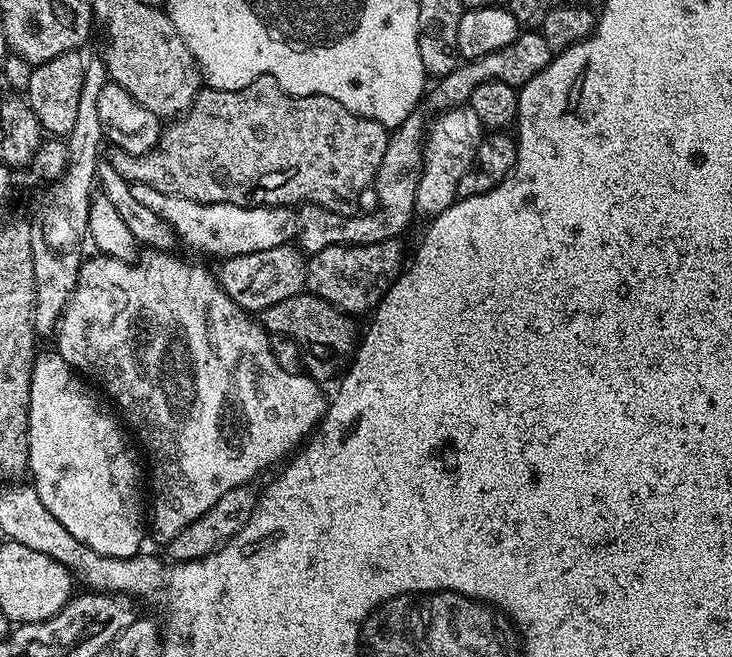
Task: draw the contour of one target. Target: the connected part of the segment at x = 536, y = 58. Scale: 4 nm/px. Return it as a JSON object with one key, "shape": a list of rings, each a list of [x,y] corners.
{"shape":[[[524,30],[510,42],[510,46],[504,46],[502,50],[496,50],[494,54],[486,54],[477,60],[461,63],[450,74],[446,74],[439,81],[440,100],[444,106],[467,105],[470,94],[482,82],[497,80],[506,82],[511,88],[519,89],[521,84],[530,82],[534,74],[538,74],[551,62],[554,53],[550,46],[546,46],[546,38],[536,30]]]}

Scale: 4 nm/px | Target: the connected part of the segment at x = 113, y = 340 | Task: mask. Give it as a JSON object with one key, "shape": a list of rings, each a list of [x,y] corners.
{"shape":[[[101,254],[94,255],[95,257],[93,260],[85,259],[83,263],[81,263],[80,273],[76,279],[76,289],[73,290],[72,297],[68,299],[68,304],[65,305],[63,309],[59,325],[54,333],[54,341],[56,340],[56,344],[54,344],[55,351],[59,352],[62,359],[64,359],[64,361],[66,361],[71,368],[76,369],[77,373],[79,373],[81,377],[87,378],[93,385],[96,383],[101,384],[101,386],[104,387],[105,394],[108,395],[118,407],[120,407],[121,413],[119,412],[119,415],[122,417],[123,423],[130,429],[130,432],[130,427],[132,427],[133,433],[131,432],[131,435],[134,437],[134,440],[134,435],[136,435],[137,440],[135,440],[135,443],[137,445],[140,443],[141,446],[144,447],[145,454],[148,455],[148,464],[146,460],[146,476],[147,479],[148,476],[150,479],[152,479],[152,492],[150,488],[150,536],[151,539],[153,536],[153,538],[160,543],[160,546],[168,545],[168,543],[171,542],[171,540],[174,539],[175,536],[182,531],[182,529],[184,529],[186,526],[190,526],[202,514],[206,514],[206,510],[210,510],[210,506],[214,506],[214,502],[218,502],[218,498],[222,498],[222,494],[226,494],[235,488],[245,487],[245,485],[247,485],[249,482],[252,482],[252,479],[254,479],[259,472],[266,471],[271,464],[277,463],[276,465],[279,465],[281,461],[283,461],[285,457],[287,457],[289,453],[291,453],[293,449],[295,449],[297,445],[299,445],[301,441],[303,441],[305,437],[307,437],[309,433],[311,433],[313,429],[317,427],[317,425],[319,425],[320,420],[324,417],[326,411],[326,396],[324,400],[324,392],[322,389],[320,389],[323,387],[321,387],[317,381],[313,380],[312,377],[307,374],[301,374],[300,372],[287,372],[286,370],[282,370],[282,366],[278,366],[270,347],[269,333],[265,332],[263,327],[261,327],[257,321],[255,324],[255,322],[252,321],[255,319],[253,319],[249,313],[245,312],[244,309],[239,308],[239,306],[237,306],[236,303],[231,300],[231,298],[229,298],[229,296],[226,295],[222,289],[220,289],[219,279],[217,279],[213,273],[211,276],[206,269],[199,268],[199,266],[196,264],[187,264],[186,261],[179,260],[178,257],[172,255],[176,254],[152,254],[149,255],[152,256],[149,258],[149,260],[145,260],[144,258],[133,264],[127,264],[124,261],[119,261],[118,258],[104,256]]]}

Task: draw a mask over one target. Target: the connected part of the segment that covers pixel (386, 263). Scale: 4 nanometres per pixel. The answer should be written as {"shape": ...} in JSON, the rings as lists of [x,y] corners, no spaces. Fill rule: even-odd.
{"shape":[[[399,239],[373,244],[335,244],[311,253],[306,260],[306,288],[345,314],[371,313],[402,271]]]}

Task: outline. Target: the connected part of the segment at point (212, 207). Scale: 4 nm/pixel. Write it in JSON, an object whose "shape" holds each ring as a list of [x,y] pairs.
{"shape":[[[141,187],[138,192],[141,204],[158,214],[181,241],[200,252],[209,252],[219,258],[245,256],[271,248],[283,248],[297,235],[298,224],[292,221],[287,207],[265,206],[239,208],[237,204],[199,204],[181,196],[167,196],[153,188]]]}

